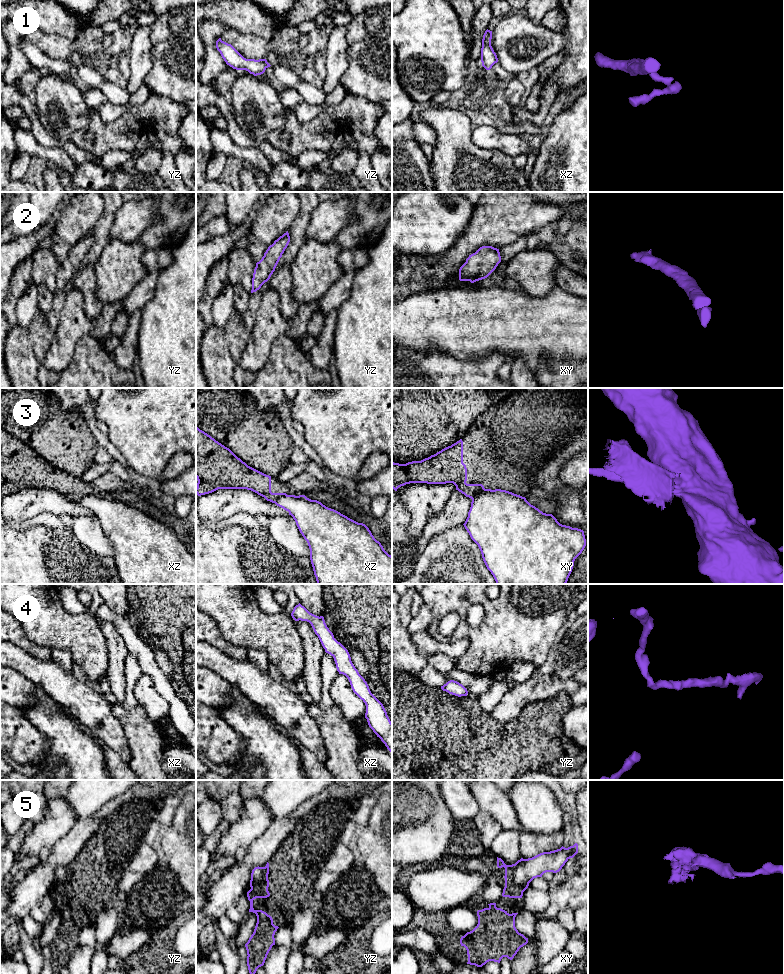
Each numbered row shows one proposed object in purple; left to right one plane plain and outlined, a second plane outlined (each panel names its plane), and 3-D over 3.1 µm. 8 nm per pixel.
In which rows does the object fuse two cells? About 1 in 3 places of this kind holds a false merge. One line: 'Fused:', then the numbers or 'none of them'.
Fused: 3, 5

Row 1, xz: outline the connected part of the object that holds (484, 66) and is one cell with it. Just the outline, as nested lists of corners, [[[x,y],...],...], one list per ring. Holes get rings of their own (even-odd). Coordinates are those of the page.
[[[486,30],[482,39],[481,62],[486,70],[490,70],[492,66],[498,62],[496,53],[491,46],[492,31]]]

